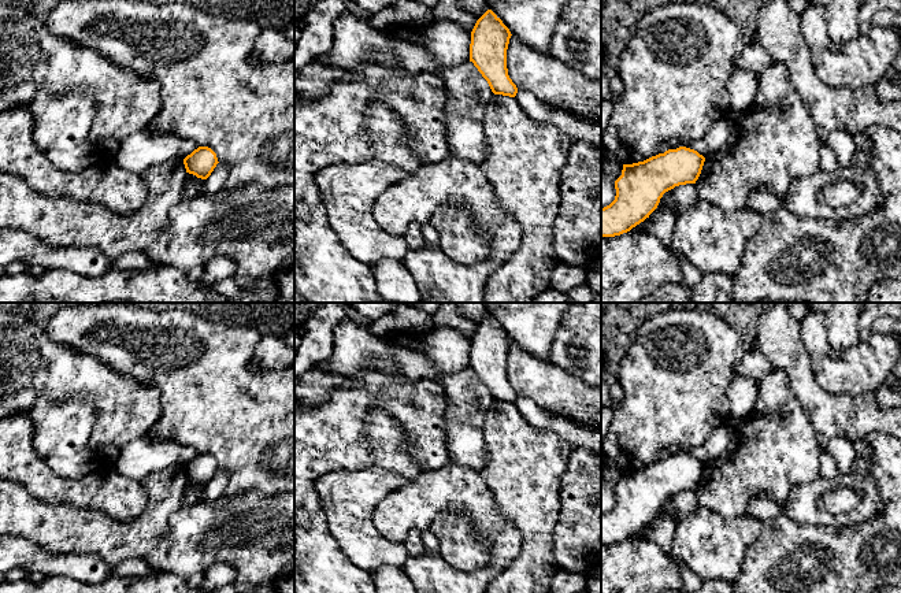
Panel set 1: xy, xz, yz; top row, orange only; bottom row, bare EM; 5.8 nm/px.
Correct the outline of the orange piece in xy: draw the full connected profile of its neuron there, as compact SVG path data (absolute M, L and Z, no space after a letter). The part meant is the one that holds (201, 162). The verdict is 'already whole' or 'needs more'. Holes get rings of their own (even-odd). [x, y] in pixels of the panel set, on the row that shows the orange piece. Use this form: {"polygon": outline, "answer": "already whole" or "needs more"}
{"polygon": "M199 147L183 159L186 173L207 179L218 164L216 153L208 147Z", "answer": "already whole"}

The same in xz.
{"polygon": "M487 10L471 31L470 62L487 81L494 94L515 97L516 85L508 75L507 49L511 38L509 29Z", "answer": "already whole"}

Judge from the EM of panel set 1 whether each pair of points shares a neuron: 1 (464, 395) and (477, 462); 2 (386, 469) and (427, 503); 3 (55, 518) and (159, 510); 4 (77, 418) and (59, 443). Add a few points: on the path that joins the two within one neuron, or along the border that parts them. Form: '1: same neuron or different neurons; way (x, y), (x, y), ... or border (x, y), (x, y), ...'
1: same neuron; way (468, 411), (468, 445)
2: different neurons; border (423, 471), (414, 480), (390, 490), (378, 503)
3: same neuron; way (81, 530), (133, 532)
4: same neuron; way (71, 423), (62, 433), (62, 437)

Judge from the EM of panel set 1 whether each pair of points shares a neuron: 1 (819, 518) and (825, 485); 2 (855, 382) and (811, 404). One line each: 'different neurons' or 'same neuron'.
1: same neuron
2: different neurons

